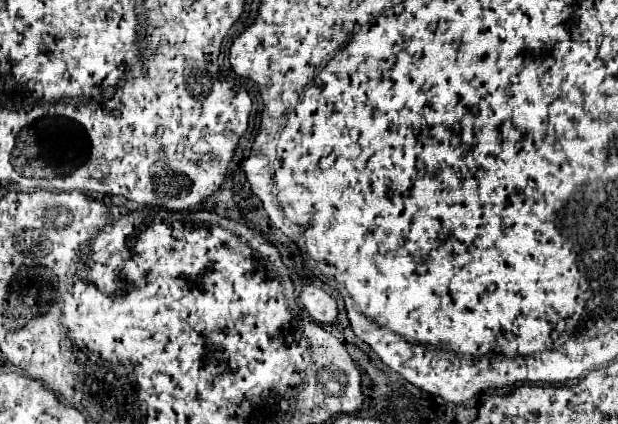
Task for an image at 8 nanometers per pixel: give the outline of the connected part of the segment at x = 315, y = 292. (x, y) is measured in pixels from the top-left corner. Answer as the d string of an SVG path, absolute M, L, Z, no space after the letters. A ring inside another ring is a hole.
M304 285L298 301L304 305L304 309L310 313L312 319L316 319L322 325L336 325L338 321L338 309L336 301L320 287Z

